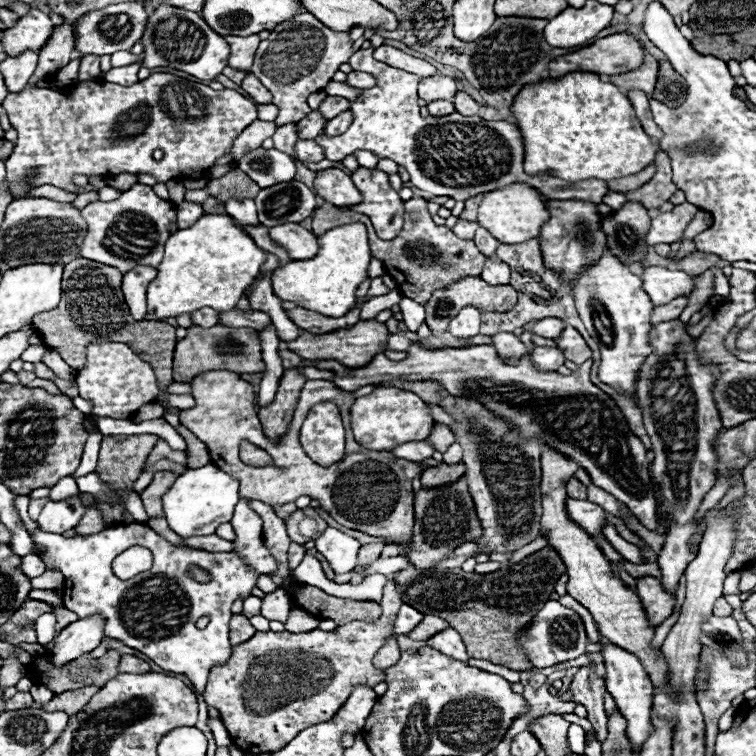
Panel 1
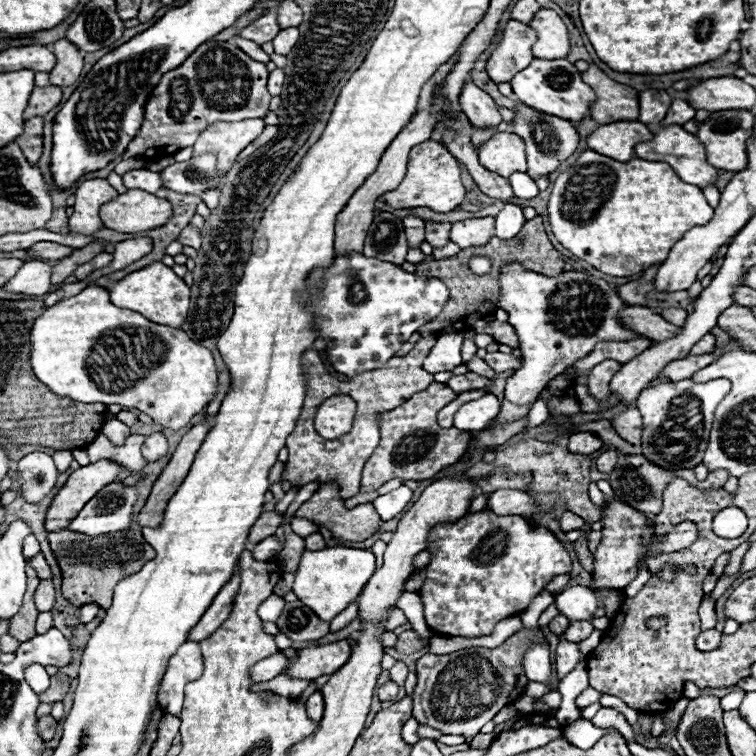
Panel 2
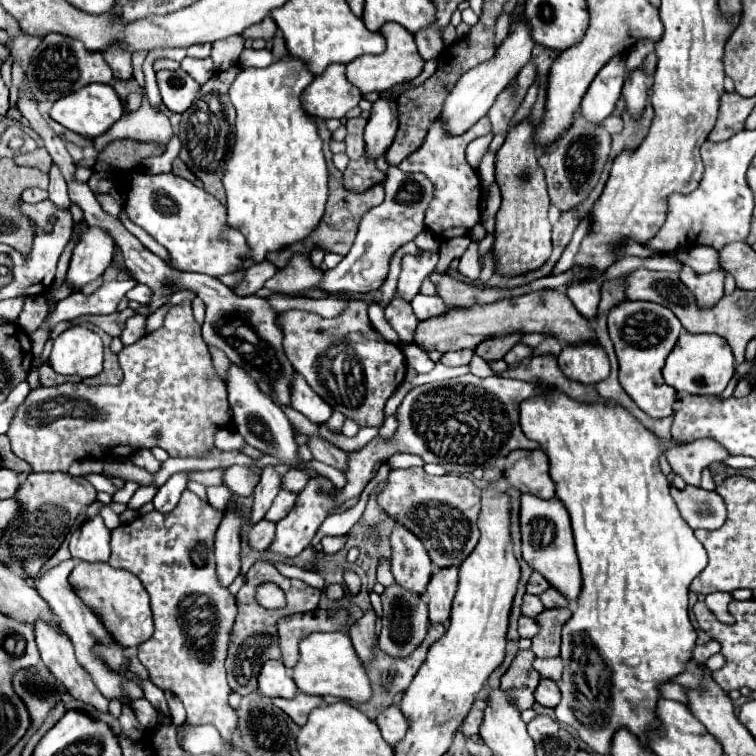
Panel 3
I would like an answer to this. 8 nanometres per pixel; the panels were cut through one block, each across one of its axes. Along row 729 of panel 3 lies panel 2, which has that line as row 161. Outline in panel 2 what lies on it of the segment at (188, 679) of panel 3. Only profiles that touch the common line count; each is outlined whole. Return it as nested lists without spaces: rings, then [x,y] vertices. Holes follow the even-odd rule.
[[[252,118],[242,122],[214,122],[196,140],[194,156],[214,154],[216,174],[226,174],[236,162],[238,154],[264,130],[264,120]]]

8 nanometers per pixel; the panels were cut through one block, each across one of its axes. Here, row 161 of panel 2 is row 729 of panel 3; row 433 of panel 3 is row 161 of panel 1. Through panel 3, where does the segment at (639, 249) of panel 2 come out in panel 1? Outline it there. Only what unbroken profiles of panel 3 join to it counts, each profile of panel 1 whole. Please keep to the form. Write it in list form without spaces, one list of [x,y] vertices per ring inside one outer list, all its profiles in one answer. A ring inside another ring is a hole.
[[[570,72],[558,80],[538,80],[526,84],[512,102],[512,116],[524,142],[524,172],[530,176],[556,176],[566,182],[578,182],[584,178],[612,180],[640,172],[654,162],[660,146],[642,130],[634,108],[624,92],[614,84],[602,82],[592,72]]]

